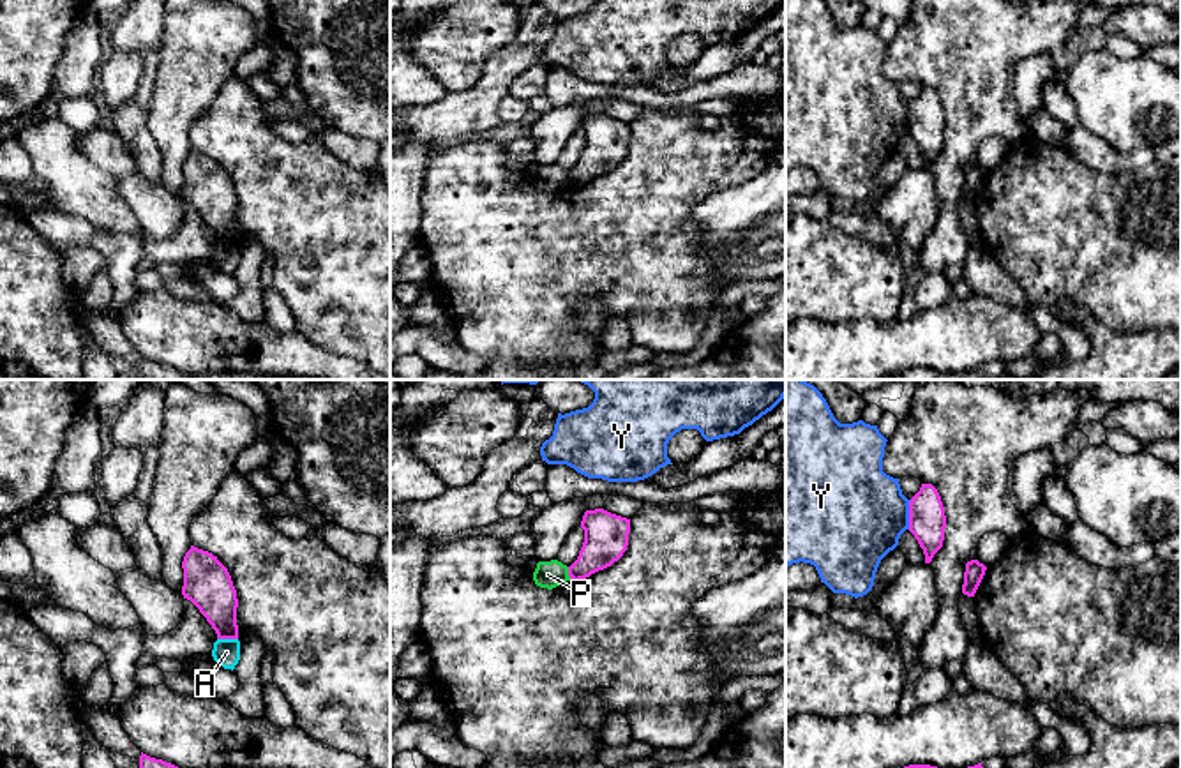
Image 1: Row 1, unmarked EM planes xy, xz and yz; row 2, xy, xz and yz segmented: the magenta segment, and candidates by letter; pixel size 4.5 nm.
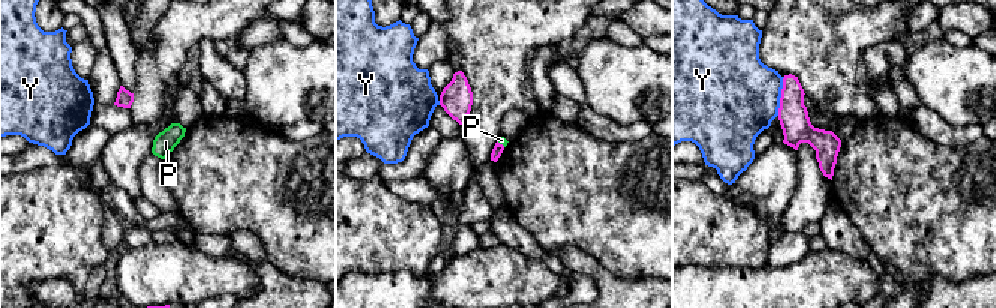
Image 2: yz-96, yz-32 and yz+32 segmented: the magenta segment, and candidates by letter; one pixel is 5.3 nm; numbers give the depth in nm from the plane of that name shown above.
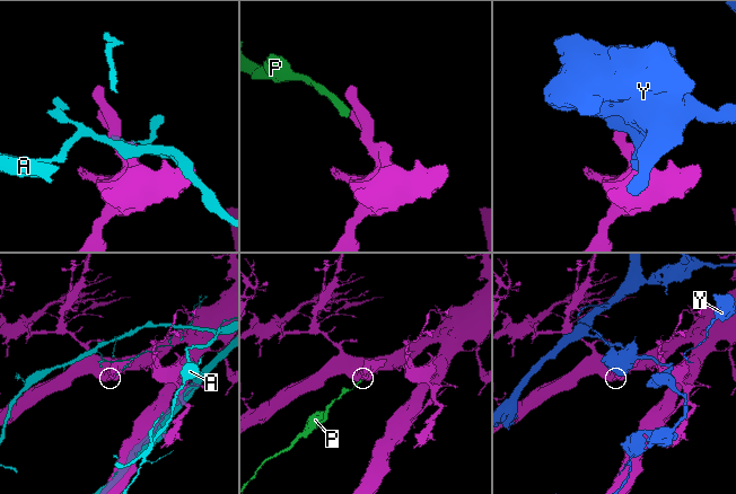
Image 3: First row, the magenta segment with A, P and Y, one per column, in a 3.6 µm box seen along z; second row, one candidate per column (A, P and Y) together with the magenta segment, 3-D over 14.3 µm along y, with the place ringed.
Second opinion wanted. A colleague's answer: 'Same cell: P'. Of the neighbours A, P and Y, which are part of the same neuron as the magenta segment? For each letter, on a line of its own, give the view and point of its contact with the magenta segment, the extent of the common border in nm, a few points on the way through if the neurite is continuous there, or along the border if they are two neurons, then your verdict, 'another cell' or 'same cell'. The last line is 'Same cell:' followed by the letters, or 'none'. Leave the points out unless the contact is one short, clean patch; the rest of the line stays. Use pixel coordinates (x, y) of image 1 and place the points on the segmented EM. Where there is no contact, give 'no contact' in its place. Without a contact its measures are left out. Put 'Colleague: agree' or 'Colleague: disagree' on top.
Colleague: disagree
A: meets magenta in xy at (228, 638); contact 100 nm long; another cell
P: meets magenta in xz at (569, 572); contact 60 nm long; border along xz (567, 567), (571, 578); another cell
Y: meets magenta in yz at (910, 514); contact 140 nm long; another cell
Same cell: none

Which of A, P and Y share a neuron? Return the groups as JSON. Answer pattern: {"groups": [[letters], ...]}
{"groups": [["A"], ["P"], ["Y"]]}

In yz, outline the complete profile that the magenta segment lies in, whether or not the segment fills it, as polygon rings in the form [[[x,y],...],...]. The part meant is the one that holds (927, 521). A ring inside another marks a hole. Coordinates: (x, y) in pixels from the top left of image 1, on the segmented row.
[[[921,484],[920,491],[909,501],[909,531],[918,540],[930,563],[943,547],[946,516],[941,496],[932,484]]]

